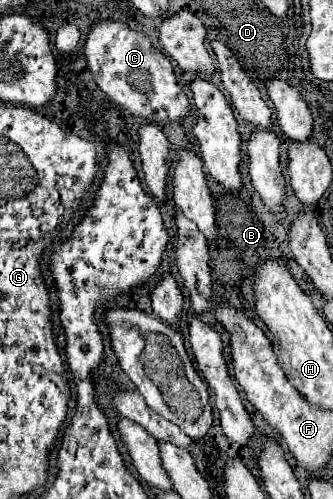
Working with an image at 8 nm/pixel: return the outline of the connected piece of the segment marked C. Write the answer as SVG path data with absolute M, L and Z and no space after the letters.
M97 21L91 25L83 45L87 65L99 89L111 97L113 103L129 109L145 121L181 121L189 113L189 101L177 83L169 57L153 47L143 31L133 31L121 21Z

